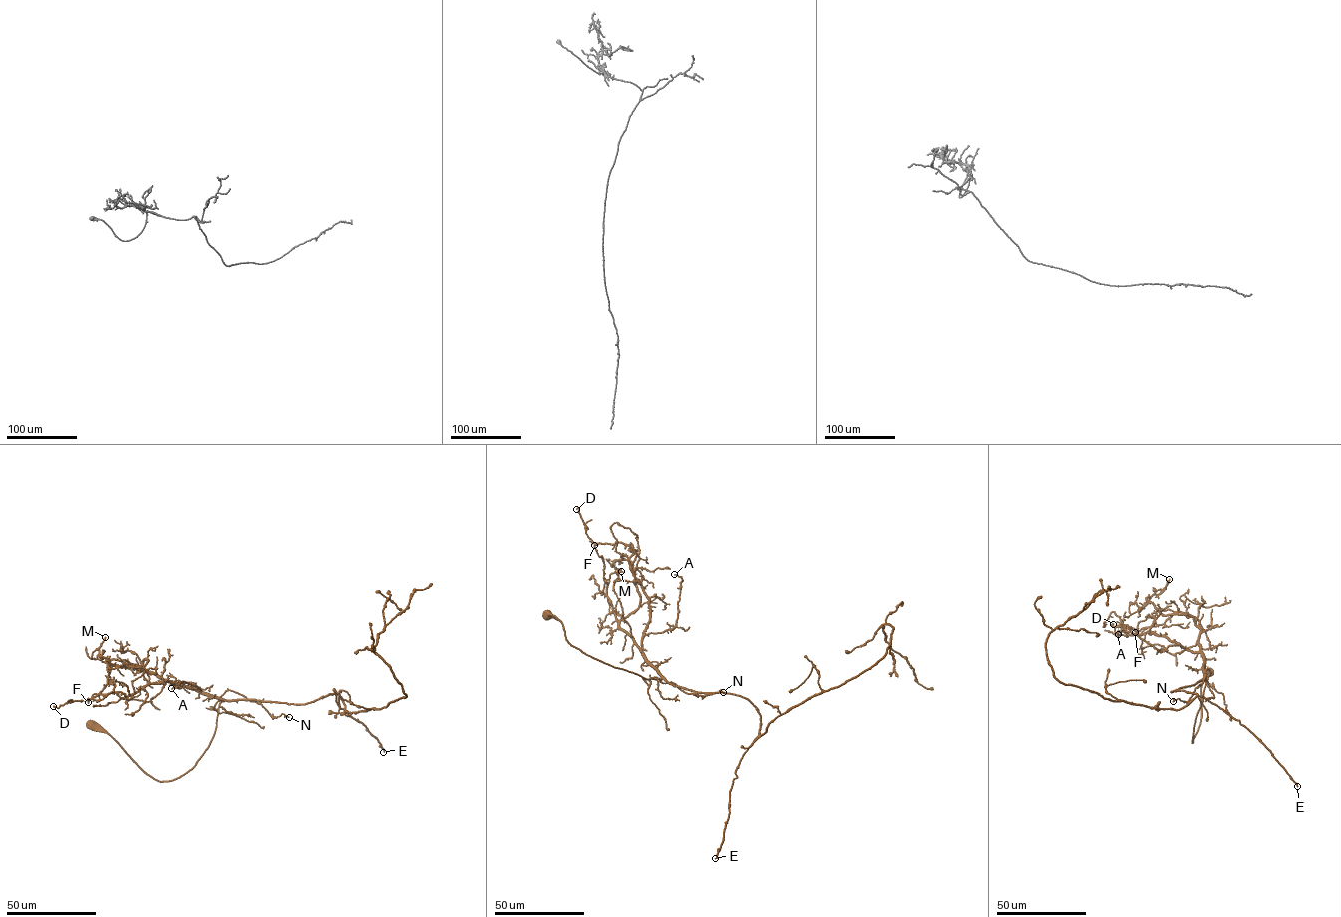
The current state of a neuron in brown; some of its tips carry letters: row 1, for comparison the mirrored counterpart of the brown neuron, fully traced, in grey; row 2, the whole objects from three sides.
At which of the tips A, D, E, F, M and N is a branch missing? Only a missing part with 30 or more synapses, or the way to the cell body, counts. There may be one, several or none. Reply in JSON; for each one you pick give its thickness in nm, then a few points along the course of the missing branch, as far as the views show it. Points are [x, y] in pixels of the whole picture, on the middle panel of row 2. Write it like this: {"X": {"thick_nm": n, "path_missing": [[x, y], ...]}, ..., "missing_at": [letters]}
{"E": {"thick_nm": 110}, "missing_at": ["E"]}

